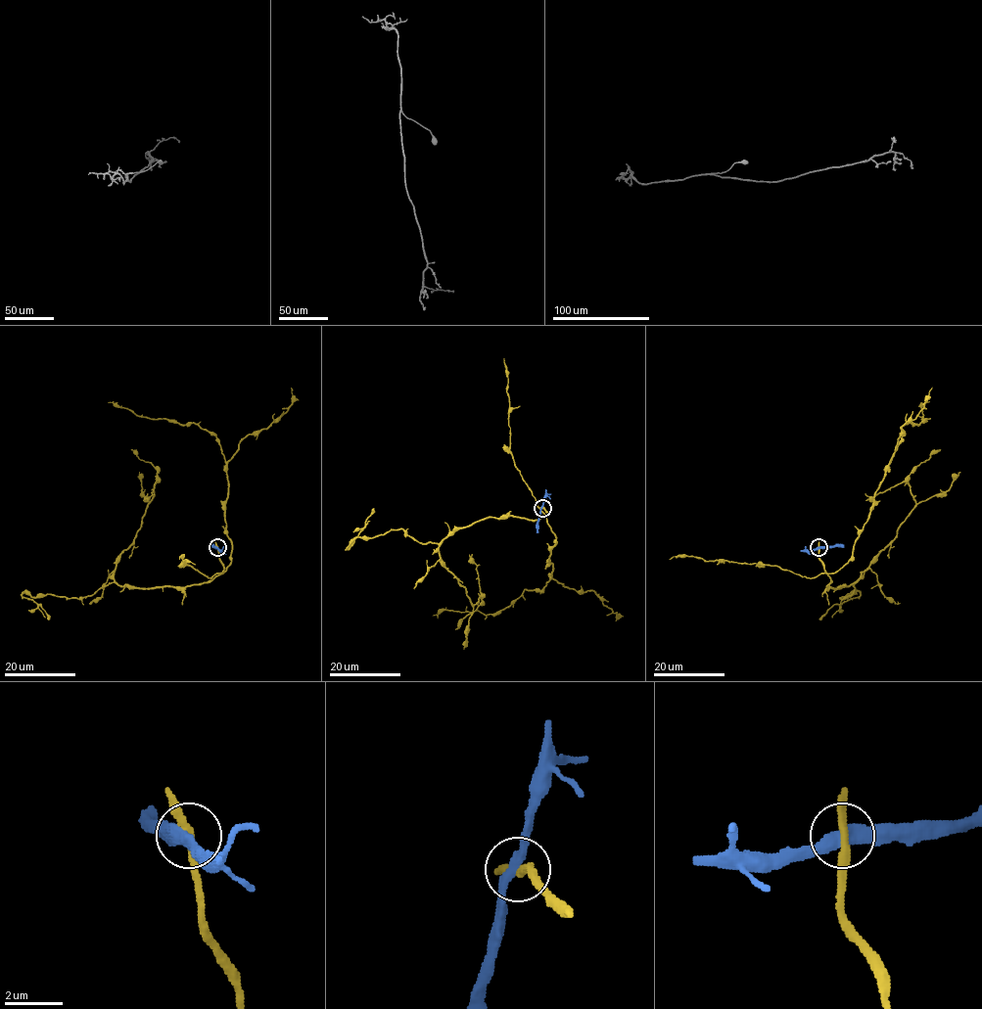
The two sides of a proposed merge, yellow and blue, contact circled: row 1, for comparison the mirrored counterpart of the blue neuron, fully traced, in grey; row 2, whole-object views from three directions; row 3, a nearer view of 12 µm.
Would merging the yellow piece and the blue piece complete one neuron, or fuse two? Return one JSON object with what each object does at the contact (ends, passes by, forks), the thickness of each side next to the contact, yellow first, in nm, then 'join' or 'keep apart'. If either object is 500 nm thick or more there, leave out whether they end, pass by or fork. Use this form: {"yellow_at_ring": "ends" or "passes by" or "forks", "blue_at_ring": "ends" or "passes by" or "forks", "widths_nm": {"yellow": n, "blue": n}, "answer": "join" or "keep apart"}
{"yellow_at_ring": "passes by", "blue_at_ring": "passes by", "widths_nm": {"yellow": 280, "blue": 360}, "answer": "keep apart"}

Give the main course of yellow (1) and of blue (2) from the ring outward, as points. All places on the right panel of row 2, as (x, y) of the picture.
1: (818, 547), (818, 559), (830, 579), (827, 587), (848, 587), (891, 541), (915, 505), (910, 475), (941, 449)
2: (818, 547), (844, 545)

